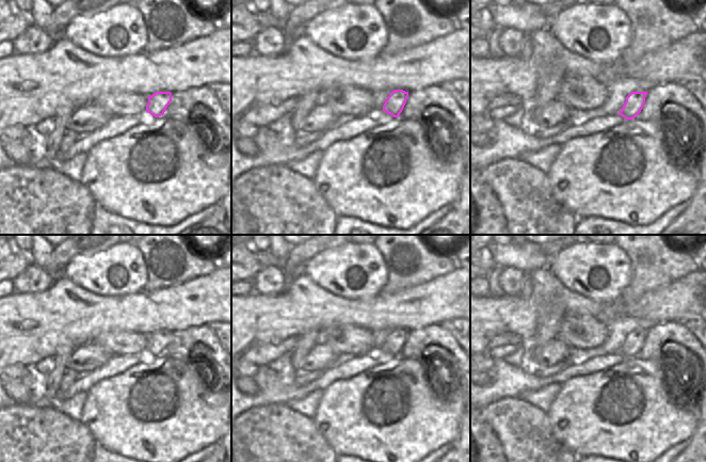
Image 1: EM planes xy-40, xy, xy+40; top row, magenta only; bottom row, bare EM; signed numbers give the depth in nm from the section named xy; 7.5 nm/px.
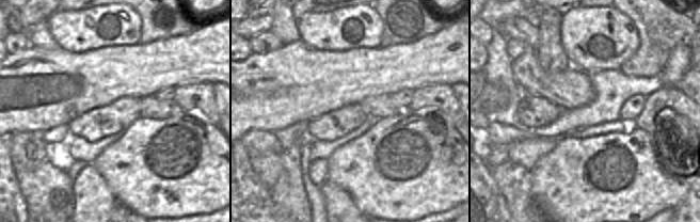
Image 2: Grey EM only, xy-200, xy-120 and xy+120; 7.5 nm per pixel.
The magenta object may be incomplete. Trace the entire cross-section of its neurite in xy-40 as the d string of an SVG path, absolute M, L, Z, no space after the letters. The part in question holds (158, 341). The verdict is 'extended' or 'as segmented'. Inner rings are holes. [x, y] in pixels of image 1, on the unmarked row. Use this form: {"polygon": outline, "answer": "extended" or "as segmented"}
{"polygon": "M156 331L151 335L148 335L148 342L146 345L146 350L159 356L164 353L167 345L172 340L171 331Z", "answer": "as segmented"}

